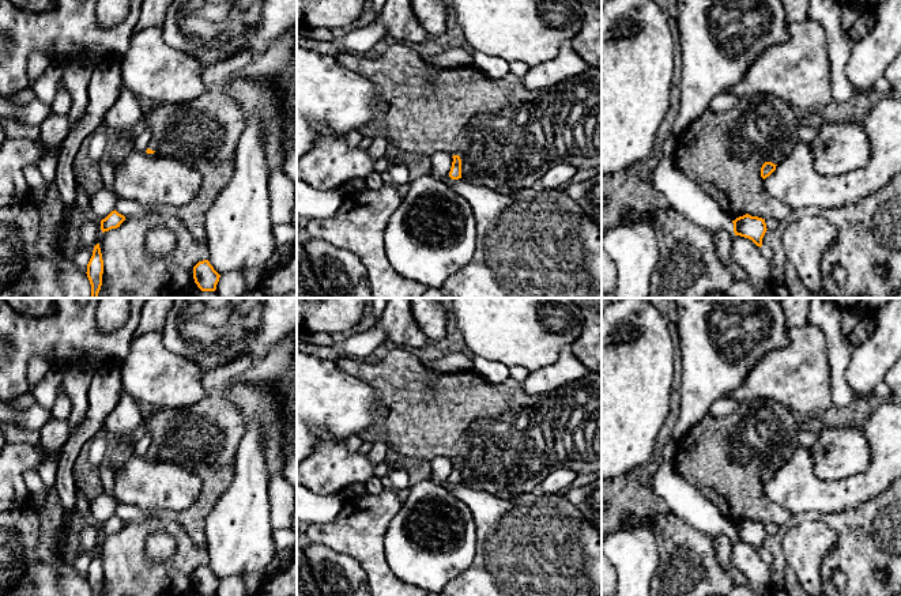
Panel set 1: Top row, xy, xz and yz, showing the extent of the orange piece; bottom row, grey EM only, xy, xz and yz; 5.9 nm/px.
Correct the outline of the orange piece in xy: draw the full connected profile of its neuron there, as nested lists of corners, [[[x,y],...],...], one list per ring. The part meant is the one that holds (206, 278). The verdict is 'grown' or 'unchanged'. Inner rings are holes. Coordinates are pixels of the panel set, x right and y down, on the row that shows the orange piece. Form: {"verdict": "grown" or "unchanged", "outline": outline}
{"verdict": "unchanged", "outline": [[[208,260],[199,261],[193,267],[193,279],[201,291],[215,291],[220,275],[214,269]]]}

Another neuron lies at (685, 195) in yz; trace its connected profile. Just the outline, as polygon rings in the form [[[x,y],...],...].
[[[674,158],[660,159],[655,167],[649,167],[649,174],[644,178],[653,192],[666,199],[668,207],[694,223],[710,231],[734,231],[730,216],[697,181],[676,169]]]

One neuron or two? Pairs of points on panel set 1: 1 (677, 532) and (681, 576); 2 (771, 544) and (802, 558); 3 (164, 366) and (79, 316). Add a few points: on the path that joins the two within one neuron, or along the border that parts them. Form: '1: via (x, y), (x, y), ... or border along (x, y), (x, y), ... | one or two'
1: via (678, 543), (681, 546), (681, 565) | one
2: border along (800, 523), (783, 536), (783, 554), (796, 577) | two
3: border along (134, 338), (129, 353), (123, 363) | two

